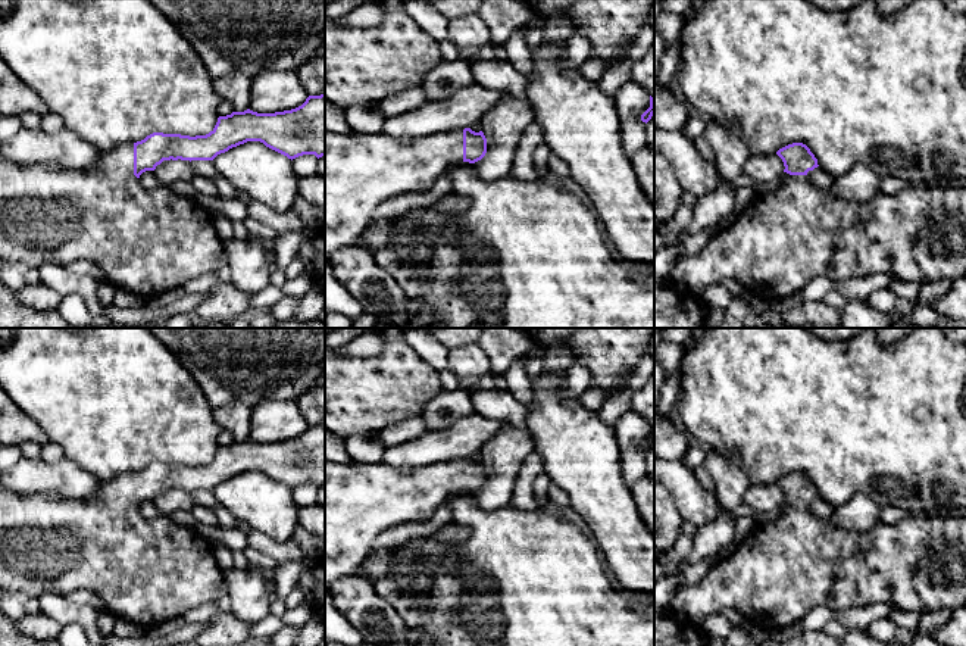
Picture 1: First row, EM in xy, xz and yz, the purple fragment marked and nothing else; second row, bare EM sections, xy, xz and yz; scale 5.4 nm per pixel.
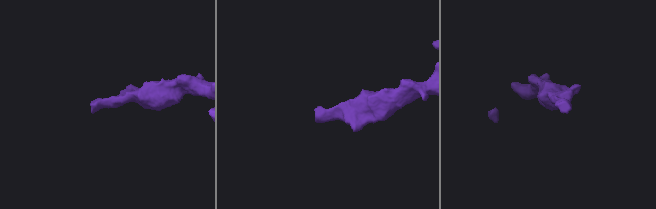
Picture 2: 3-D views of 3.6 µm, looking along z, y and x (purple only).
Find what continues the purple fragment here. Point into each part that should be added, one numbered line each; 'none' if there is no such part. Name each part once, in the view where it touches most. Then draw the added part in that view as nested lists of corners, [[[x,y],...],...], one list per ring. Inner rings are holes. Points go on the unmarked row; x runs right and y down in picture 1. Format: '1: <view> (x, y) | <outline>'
1: xy (147, 571) | [[[134,472],[103,481],[87,500],[71,500],[57,493],[16,494],[0,486],[0,590],[38,597],[50,592],[60,596],[88,589],[100,596],[106,609],[143,630],[184,617],[193,608],[228,594],[212,543],[194,527],[179,525],[168,517],[147,519],[134,505]]]

